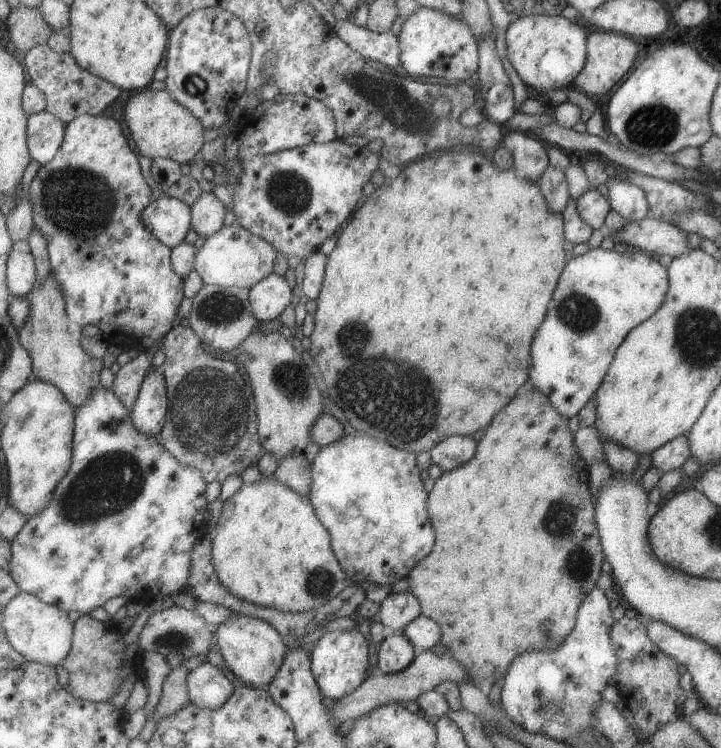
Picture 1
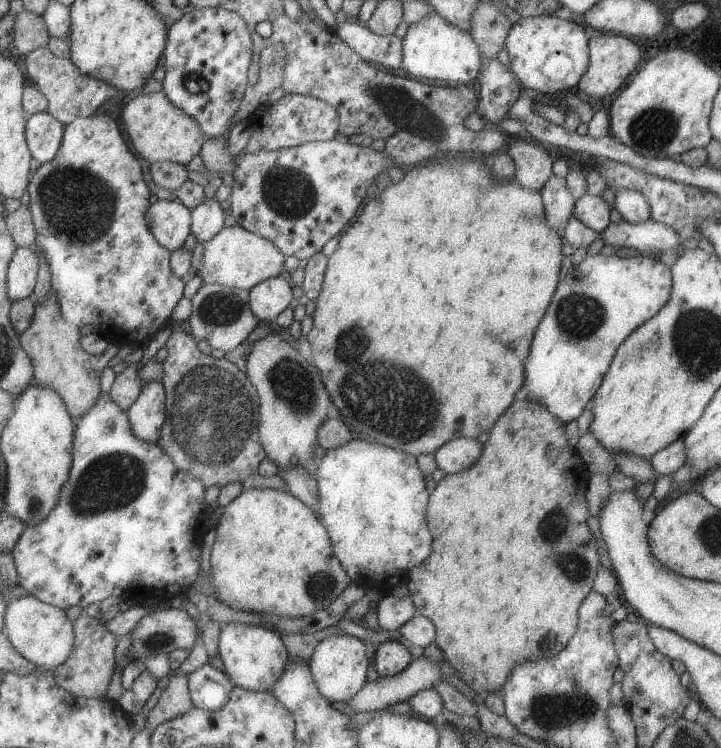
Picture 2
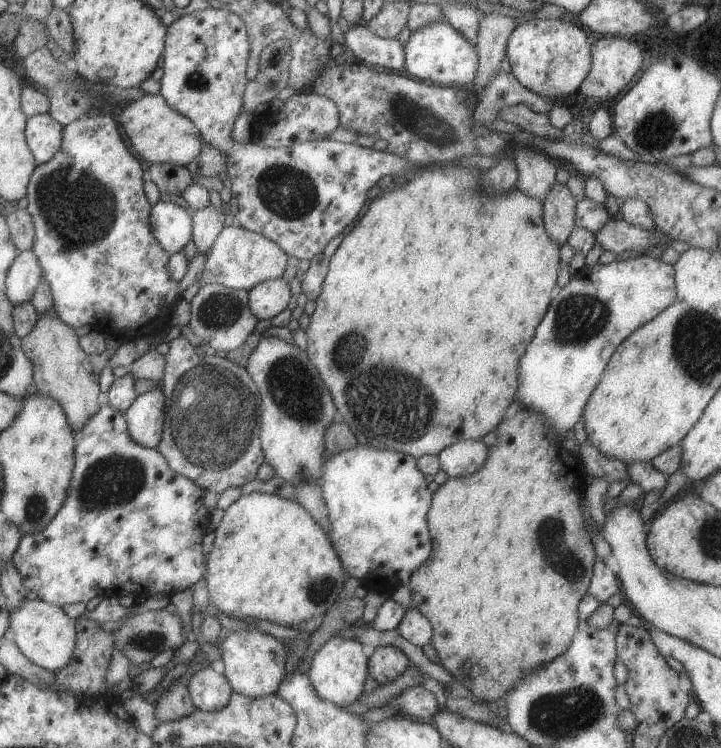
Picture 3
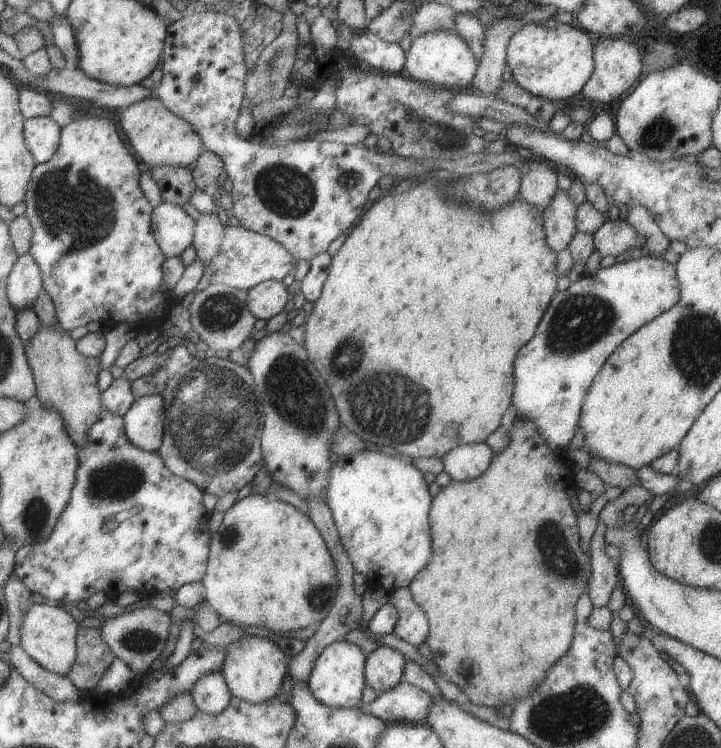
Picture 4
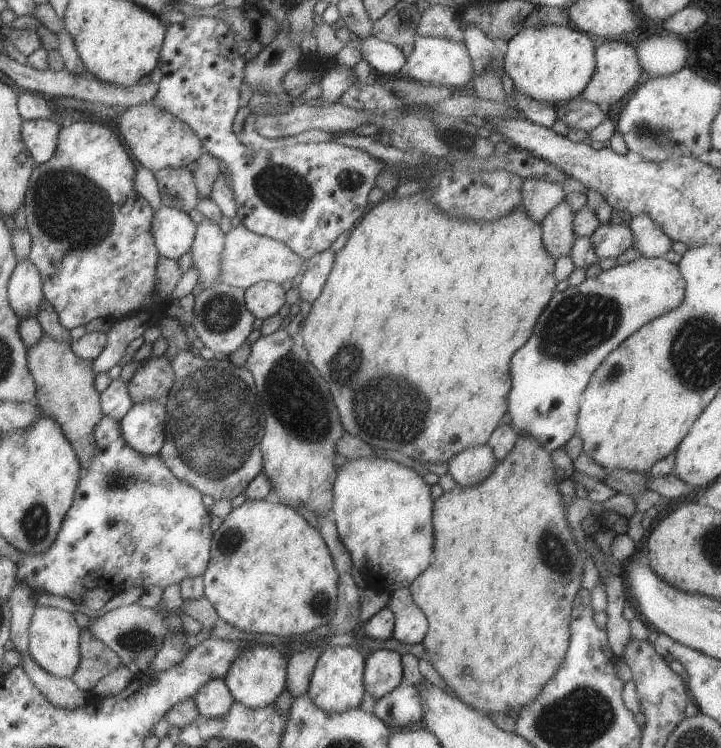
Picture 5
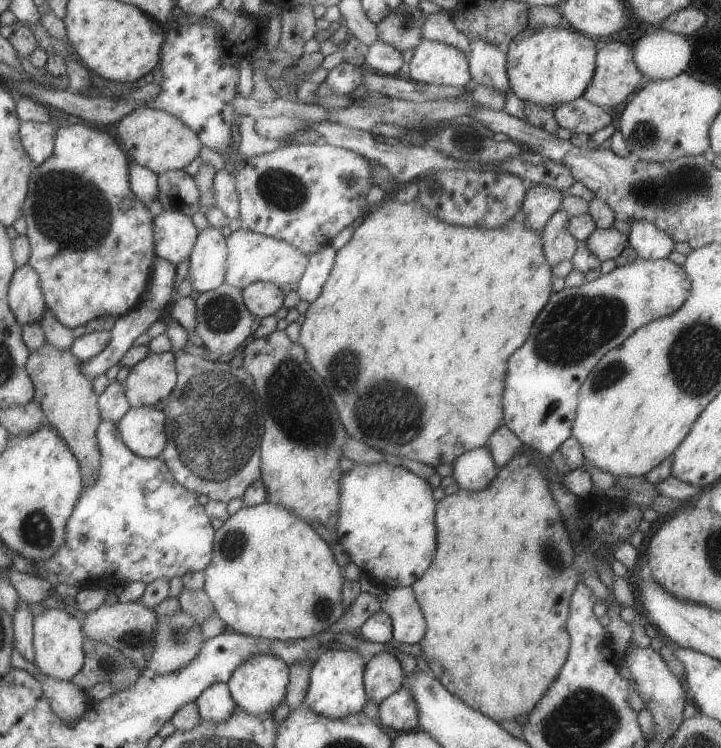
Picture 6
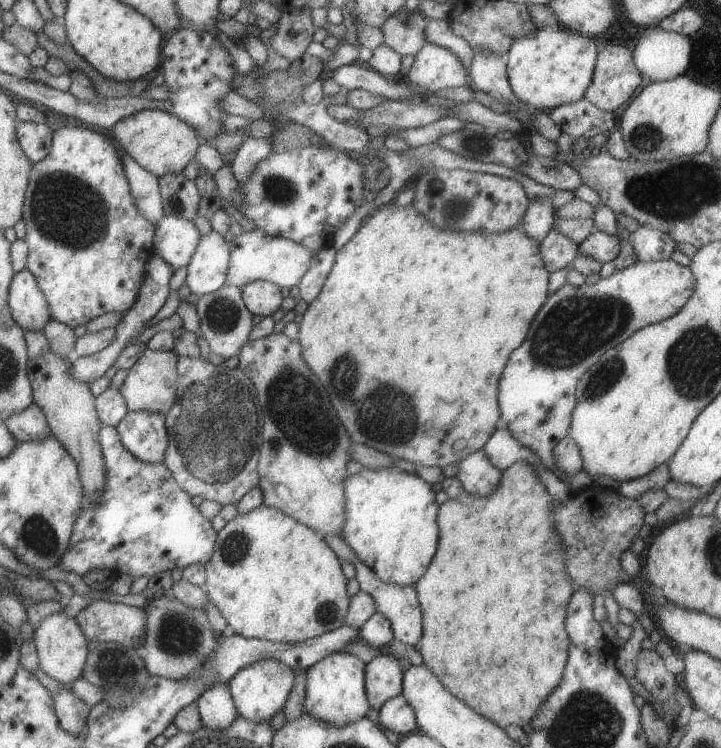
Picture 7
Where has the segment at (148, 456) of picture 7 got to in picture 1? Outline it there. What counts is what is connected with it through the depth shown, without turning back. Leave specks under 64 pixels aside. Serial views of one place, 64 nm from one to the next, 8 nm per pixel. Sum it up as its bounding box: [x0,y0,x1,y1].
[129,368,167,438]

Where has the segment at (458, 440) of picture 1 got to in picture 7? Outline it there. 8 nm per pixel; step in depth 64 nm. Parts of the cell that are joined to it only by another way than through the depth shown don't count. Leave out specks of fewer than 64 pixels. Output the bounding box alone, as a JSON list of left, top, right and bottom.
[457,449,501,497]

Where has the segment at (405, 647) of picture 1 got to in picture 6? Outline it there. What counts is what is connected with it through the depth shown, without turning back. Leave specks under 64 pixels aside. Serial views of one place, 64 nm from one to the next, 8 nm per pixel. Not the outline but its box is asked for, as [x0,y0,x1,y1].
[363,653,404,704]

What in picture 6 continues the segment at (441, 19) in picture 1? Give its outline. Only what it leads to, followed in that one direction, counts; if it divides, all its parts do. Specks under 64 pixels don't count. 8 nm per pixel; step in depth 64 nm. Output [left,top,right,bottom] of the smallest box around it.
[409,39,470,86]

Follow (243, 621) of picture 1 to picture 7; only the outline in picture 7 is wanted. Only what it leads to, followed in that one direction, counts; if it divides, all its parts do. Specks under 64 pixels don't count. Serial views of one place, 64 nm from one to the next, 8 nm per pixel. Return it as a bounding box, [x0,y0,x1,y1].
[227,660,295,722]

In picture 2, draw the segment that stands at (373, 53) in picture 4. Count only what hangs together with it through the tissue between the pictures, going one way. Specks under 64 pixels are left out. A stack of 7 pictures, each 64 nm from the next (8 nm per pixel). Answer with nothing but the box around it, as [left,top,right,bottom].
[333,20,403,70]

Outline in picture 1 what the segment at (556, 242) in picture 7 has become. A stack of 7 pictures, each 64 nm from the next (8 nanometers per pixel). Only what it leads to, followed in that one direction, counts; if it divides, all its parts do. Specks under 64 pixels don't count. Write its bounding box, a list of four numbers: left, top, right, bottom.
[538,165,569,214]

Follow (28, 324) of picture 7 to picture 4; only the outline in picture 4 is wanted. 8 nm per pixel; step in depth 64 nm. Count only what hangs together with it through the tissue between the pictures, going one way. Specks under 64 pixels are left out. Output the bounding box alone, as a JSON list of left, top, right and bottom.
[6,255,42,310]

